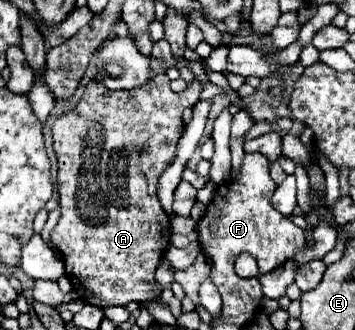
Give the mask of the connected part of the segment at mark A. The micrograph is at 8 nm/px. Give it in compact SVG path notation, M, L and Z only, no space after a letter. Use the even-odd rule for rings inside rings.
M164 73L131 91L109 91L101 87L101 83L91 81L79 105L55 121L53 149L59 165L57 189L63 213L51 231L51 241L61 251L65 271L81 301L105 309L131 301L143 303L161 295L155 269L167 253L171 225L157 199L157 175L173 157L177 139L183 131L181 115L185 107L193 107L199 101L199 95L201 83L197 79L193 79L185 91L173 93L170 79ZM139 145L145 147L145 153L139 153Z

